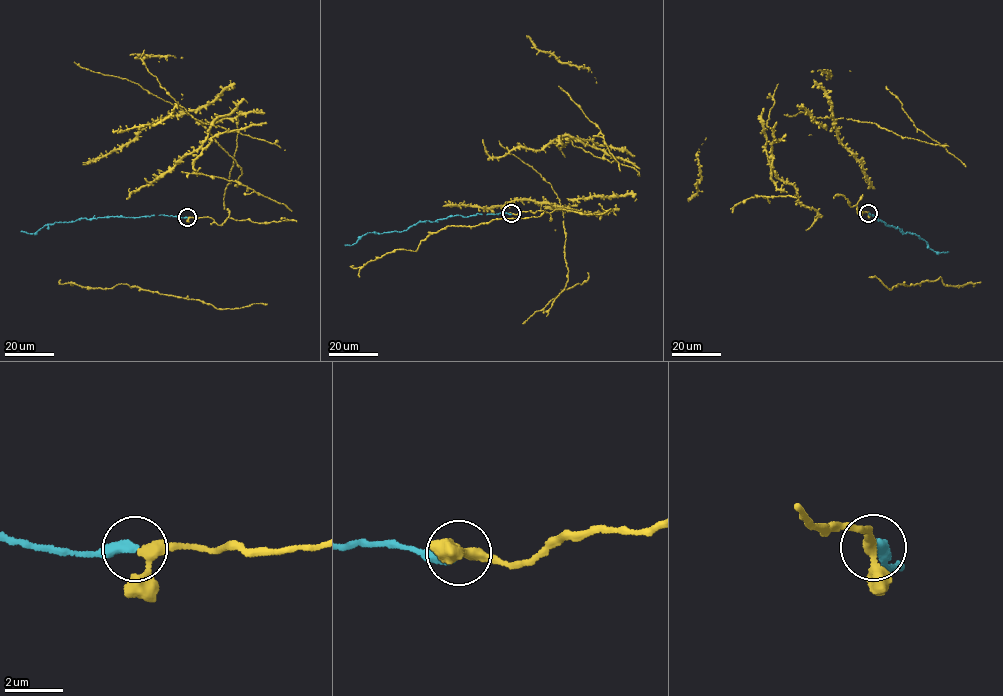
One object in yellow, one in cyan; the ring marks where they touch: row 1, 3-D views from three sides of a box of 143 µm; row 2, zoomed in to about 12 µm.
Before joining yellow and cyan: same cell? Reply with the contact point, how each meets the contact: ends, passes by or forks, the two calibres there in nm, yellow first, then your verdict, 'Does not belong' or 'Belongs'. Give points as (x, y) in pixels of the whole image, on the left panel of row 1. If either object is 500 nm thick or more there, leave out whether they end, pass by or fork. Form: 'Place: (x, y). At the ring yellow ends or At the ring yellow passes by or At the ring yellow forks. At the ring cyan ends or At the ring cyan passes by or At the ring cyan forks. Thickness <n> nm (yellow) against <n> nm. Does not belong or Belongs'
Place: (187, 217). At the ring yellow passes by. At the ring cyan ends. Thickness 280 nm (yellow) against 400 nm. Belongs

